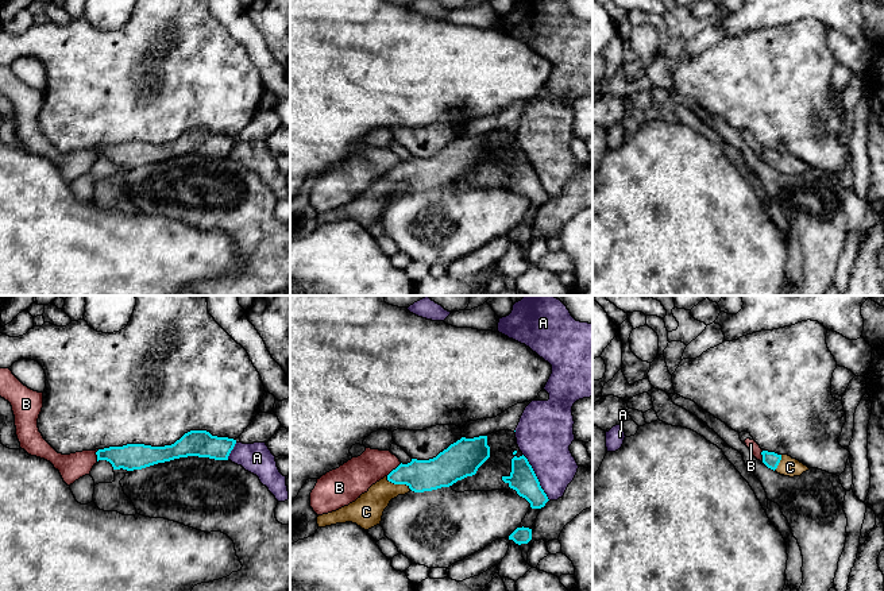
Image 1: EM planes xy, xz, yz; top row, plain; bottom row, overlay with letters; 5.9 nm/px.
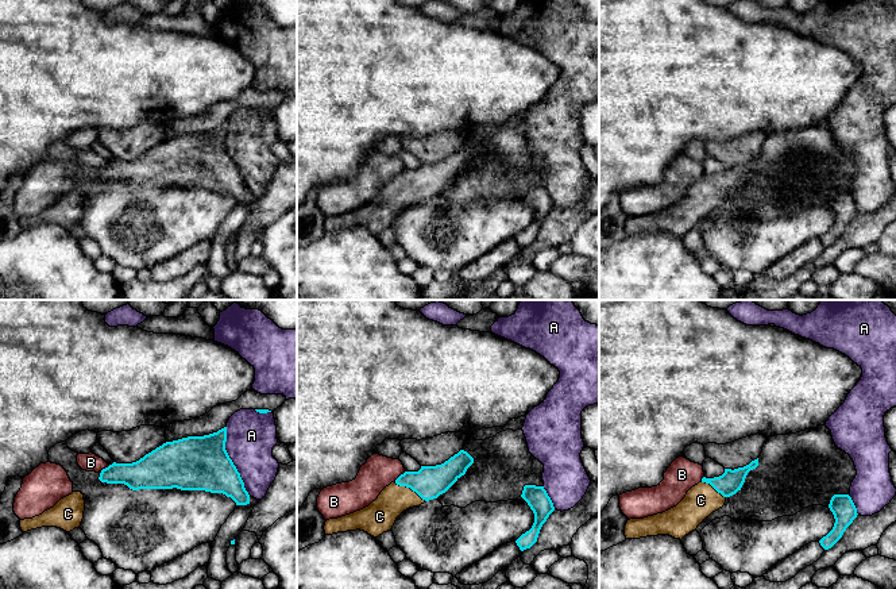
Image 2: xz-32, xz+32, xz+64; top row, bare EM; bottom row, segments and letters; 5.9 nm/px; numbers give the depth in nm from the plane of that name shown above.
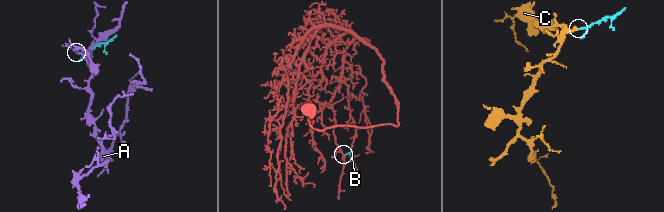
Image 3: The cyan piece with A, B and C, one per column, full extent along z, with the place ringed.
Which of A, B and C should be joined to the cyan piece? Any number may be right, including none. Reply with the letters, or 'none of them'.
C

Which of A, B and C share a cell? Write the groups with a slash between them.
A / B / C

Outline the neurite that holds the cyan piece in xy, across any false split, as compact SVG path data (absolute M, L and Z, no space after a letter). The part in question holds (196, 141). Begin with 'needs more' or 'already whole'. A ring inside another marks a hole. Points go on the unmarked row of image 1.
already whole; M190 128L171 143L127 142L99 147L96 152L97 159L107 158L113 167L134 169L188 154L228 158L235 142L233 136L212 134L206 128Z

